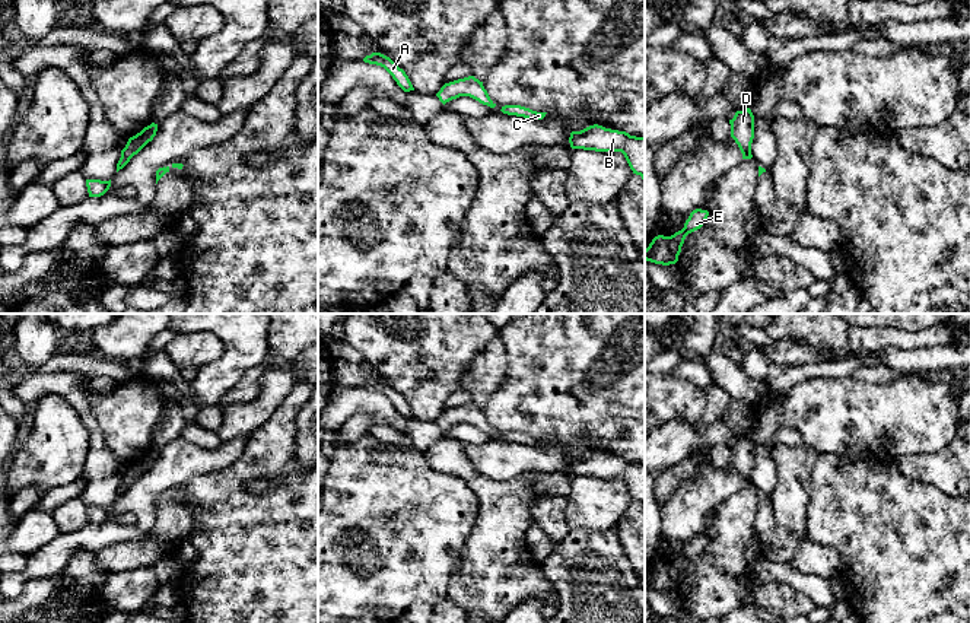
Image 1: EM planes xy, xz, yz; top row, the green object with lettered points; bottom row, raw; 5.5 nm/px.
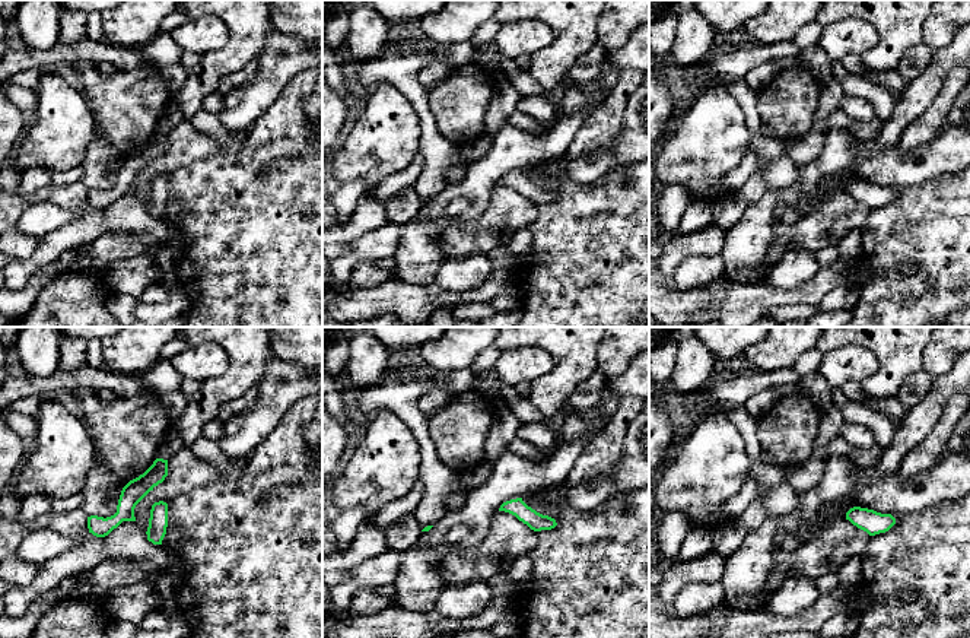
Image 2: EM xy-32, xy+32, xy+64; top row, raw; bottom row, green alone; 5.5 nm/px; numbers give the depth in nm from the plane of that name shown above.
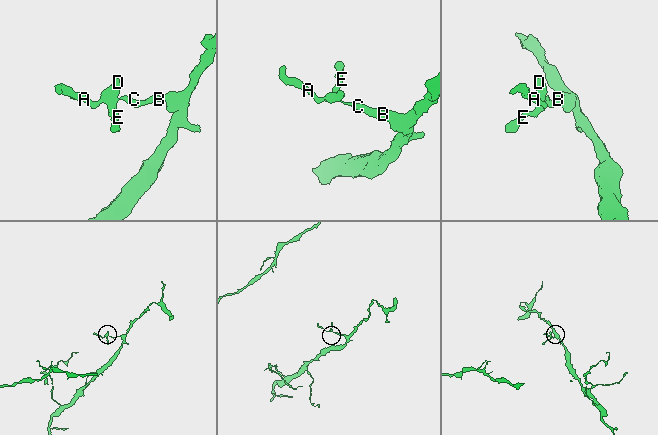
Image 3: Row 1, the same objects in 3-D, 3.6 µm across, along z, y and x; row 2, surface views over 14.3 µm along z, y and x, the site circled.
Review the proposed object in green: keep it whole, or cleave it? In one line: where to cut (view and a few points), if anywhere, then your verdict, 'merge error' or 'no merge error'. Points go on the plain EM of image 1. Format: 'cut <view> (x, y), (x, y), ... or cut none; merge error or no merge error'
cut none; no merge error

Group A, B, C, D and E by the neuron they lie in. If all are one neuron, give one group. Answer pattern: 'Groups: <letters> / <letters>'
Groups: A B C D E

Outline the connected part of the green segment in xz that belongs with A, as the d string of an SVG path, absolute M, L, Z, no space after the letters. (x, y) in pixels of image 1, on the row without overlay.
M372 379L370 382L366 382L363 388L384 394L404 419L414 417L406 398L400 395L389 384L381 379Z

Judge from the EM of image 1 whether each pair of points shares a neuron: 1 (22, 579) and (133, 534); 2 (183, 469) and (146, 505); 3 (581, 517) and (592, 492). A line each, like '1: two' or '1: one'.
1: one
2: one
3: one

